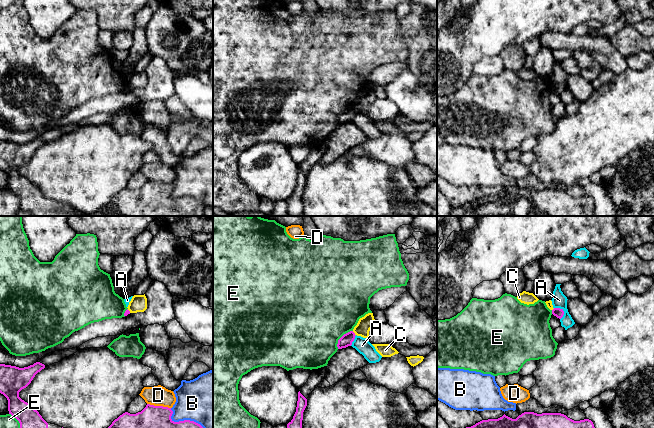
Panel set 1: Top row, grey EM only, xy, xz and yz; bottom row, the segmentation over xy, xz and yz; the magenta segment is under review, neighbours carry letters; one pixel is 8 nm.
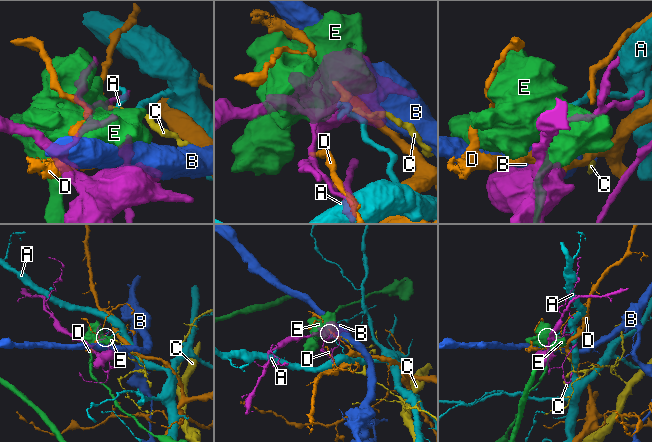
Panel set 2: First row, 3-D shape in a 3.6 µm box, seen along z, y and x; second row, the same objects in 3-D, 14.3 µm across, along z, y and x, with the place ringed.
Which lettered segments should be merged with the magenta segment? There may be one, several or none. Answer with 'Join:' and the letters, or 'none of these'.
Join: none of these

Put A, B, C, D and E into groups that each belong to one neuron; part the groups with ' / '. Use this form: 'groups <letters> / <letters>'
groups A / B / C / D / E

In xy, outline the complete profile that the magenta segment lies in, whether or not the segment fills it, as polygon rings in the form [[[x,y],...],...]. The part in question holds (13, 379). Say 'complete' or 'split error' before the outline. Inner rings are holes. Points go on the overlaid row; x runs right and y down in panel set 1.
complete; [[[40,362],[24,368],[0,364],[0,393],[7,398],[9,414],[19,421],[20,428],[48,428],[39,412],[19,397],[19,392],[44,368]]]

